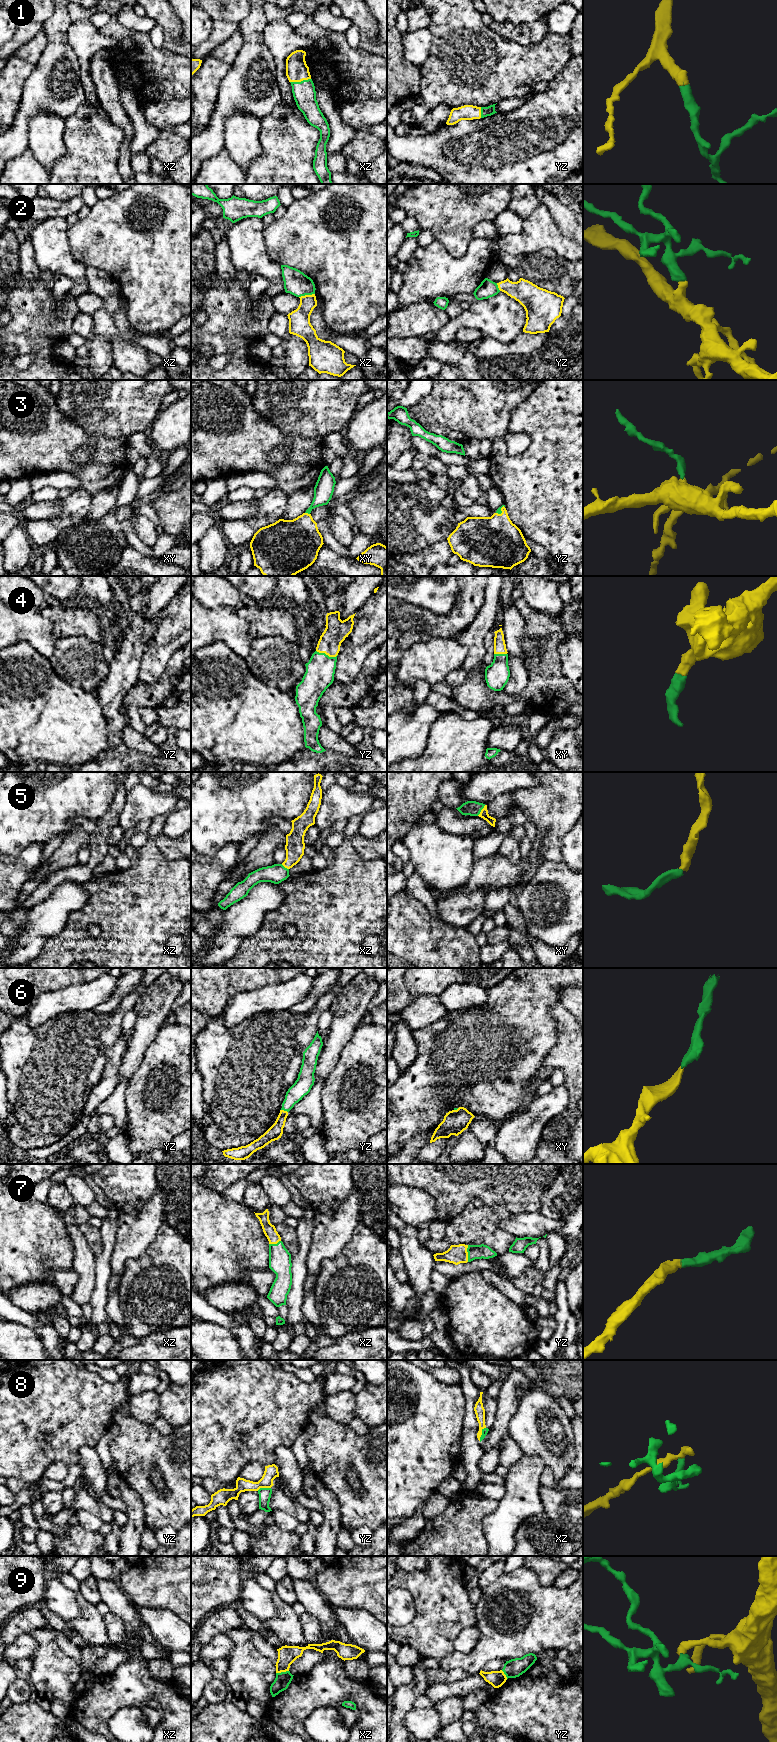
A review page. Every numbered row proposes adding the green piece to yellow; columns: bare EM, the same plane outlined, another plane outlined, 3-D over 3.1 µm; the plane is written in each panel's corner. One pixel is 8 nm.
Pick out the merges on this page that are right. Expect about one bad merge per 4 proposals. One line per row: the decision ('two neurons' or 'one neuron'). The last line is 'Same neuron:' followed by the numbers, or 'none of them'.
1: one neuron
2: one neuron
3: one neuron
4: one neuron
5: one neuron
6: one neuron
7: one neuron
8: two neurons
9: two neurons
Same neuron: 1, 2, 3, 4, 5, 6, 7

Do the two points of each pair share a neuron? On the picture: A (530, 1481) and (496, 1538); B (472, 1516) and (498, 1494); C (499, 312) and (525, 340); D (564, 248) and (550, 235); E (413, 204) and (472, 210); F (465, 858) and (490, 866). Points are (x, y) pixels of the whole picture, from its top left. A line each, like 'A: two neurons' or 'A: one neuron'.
A: one neuron
B: two neurons
C: two neurons
D: one neuron
E: one neuron
F: two neurons

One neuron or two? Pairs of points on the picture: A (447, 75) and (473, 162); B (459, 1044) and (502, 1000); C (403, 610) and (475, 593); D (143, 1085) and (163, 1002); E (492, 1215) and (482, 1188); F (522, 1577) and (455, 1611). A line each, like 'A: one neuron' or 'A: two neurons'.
A: two neurons
B: one neuron
C: one neuron
D: two neurons
E: two neurons
F: two neurons

